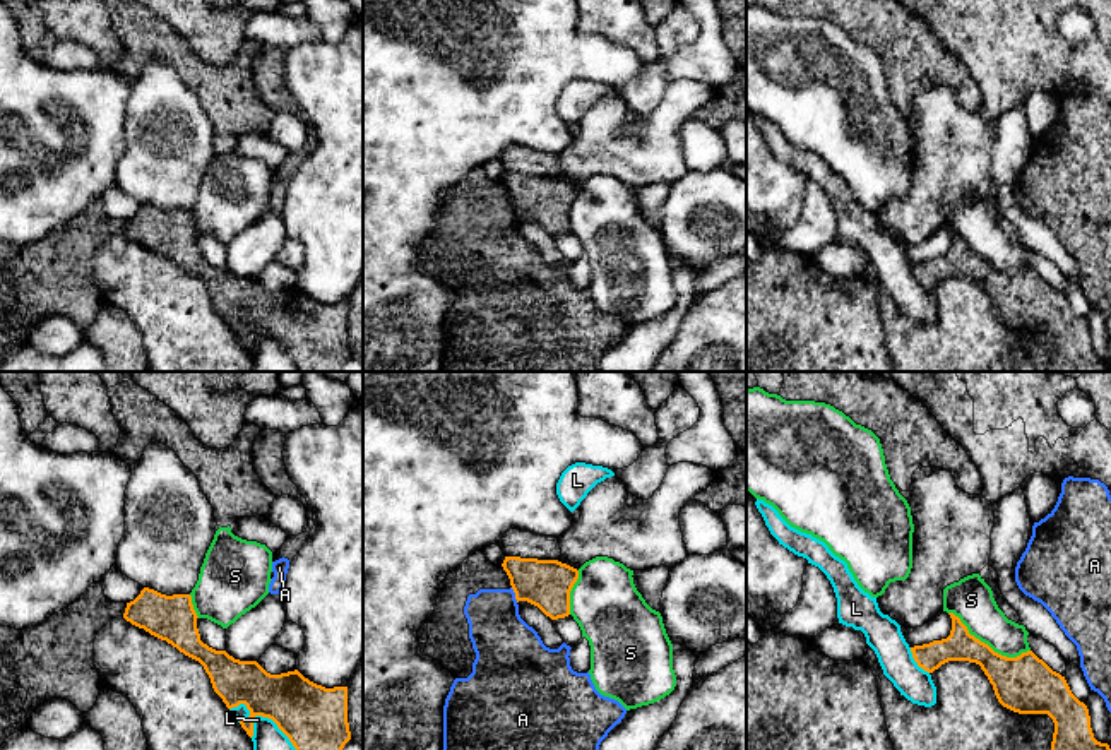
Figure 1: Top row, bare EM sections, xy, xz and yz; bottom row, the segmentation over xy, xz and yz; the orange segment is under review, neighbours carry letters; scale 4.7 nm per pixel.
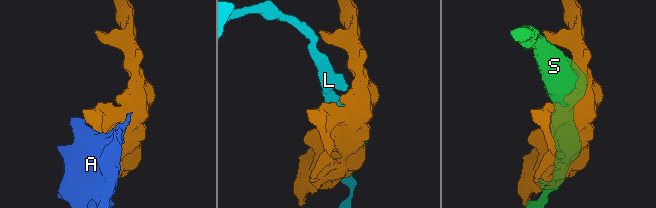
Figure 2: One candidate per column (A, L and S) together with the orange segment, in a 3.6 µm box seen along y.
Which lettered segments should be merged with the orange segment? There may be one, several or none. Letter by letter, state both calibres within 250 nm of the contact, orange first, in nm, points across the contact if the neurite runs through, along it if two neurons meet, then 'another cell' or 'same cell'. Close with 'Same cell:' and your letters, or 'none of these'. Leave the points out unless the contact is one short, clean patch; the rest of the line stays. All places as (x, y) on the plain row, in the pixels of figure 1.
A: calibres 220 and 300 nm; border xz (510, 204), (517, 218); another cell
L: calibres 260 and 70 nm; another cell
S: calibres 260 and 200 nm; another cell
Same cell: none of these

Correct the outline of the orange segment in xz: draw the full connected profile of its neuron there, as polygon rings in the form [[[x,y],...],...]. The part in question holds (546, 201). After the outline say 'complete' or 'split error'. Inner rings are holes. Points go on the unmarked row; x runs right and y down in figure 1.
[[[505,173],[502,180],[515,216],[538,223],[551,236],[570,231],[570,207],[579,187],[558,176]]]; complete

